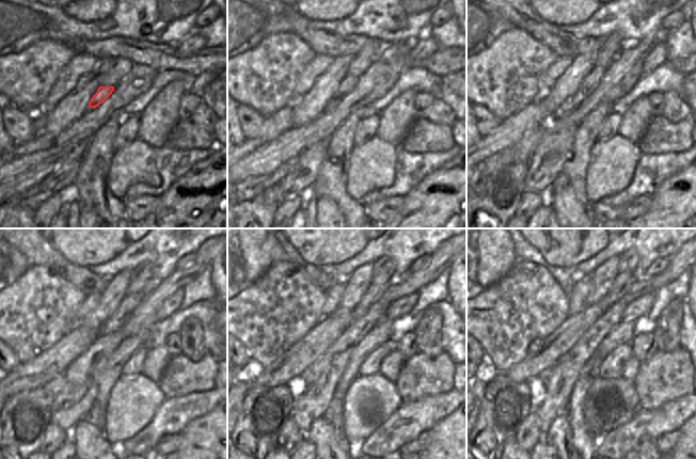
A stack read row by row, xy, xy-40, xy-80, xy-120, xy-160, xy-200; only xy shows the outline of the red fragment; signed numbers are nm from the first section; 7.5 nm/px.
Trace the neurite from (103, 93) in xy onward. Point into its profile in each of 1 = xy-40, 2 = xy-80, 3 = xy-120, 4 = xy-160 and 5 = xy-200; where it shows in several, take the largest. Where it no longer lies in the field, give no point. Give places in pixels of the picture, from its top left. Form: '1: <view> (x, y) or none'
1: xy-40 (348, 84)
2: xy-80 (589, 84)
3: xy-120 (129, 303)
4: xy-160 (375, 293)
5: xy-200 (621, 285)

